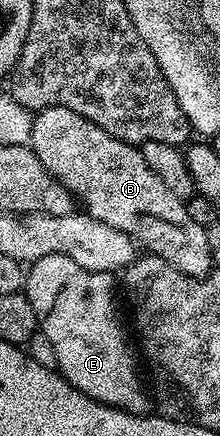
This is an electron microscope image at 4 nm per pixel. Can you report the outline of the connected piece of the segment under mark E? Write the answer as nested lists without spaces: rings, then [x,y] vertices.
[[[51,254],[50,256],[42,256],[42,260],[31,263],[26,270],[26,293],[30,304],[36,313],[36,325],[39,333],[46,336],[46,340],[50,340],[50,344],[54,348],[54,356],[56,357],[56,370],[63,374],[74,388],[78,388],[78,392],[82,392],[86,396],[90,396],[95,402],[101,402],[104,406],[113,406],[116,410],[125,410],[127,414],[147,415],[150,410],[150,394],[140,387],[140,374],[136,371],[136,358],[132,355],[132,346],[128,343],[128,334],[124,331],[124,322],[116,315],[116,290],[118,294],[118,282],[112,274],[106,272],[90,272],[86,268],[82,268],[78,264],[74,264],[74,260],[70,260],[70,256],[65,254]]]

